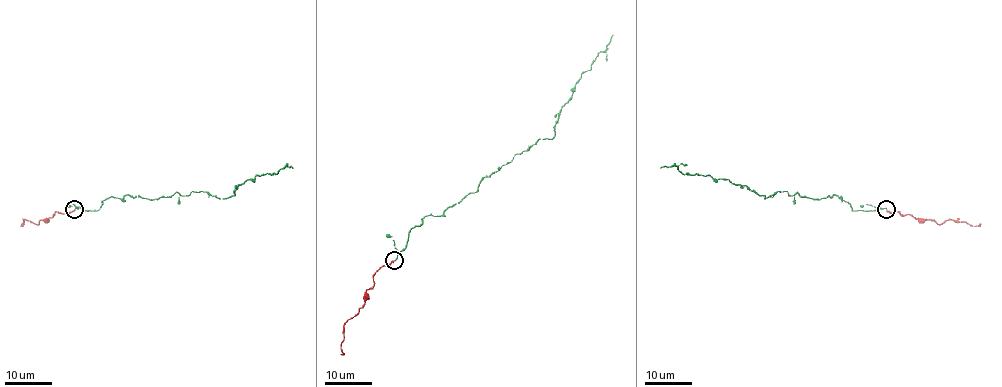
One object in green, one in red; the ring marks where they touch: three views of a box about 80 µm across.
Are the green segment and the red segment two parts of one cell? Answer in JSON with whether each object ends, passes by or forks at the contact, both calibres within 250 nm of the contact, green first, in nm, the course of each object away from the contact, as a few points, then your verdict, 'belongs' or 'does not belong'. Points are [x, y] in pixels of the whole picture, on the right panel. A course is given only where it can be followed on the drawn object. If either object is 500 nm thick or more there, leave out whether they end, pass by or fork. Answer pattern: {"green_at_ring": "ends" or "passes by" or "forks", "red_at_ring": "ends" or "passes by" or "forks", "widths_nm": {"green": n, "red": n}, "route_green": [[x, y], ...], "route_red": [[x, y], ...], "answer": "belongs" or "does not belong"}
{"green_at_ring": "ends", "red_at_ring": "ends", "widths_nm": {"green": 180, "red": 240}, "route_green": [[886, 208], [852, 211], [834, 194], [816, 199], [783, 191], [764, 199], [728, 179], [660, 168]], "route_red": [[886, 210], [938, 224], [949, 219], [973, 226], [981, 224]], "answer": "belongs"}

